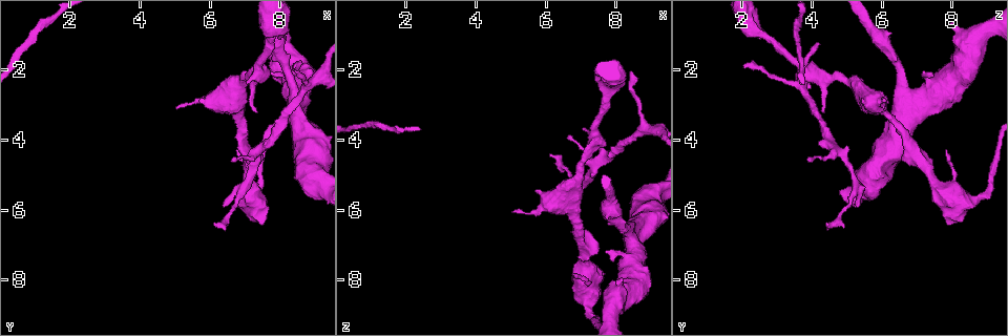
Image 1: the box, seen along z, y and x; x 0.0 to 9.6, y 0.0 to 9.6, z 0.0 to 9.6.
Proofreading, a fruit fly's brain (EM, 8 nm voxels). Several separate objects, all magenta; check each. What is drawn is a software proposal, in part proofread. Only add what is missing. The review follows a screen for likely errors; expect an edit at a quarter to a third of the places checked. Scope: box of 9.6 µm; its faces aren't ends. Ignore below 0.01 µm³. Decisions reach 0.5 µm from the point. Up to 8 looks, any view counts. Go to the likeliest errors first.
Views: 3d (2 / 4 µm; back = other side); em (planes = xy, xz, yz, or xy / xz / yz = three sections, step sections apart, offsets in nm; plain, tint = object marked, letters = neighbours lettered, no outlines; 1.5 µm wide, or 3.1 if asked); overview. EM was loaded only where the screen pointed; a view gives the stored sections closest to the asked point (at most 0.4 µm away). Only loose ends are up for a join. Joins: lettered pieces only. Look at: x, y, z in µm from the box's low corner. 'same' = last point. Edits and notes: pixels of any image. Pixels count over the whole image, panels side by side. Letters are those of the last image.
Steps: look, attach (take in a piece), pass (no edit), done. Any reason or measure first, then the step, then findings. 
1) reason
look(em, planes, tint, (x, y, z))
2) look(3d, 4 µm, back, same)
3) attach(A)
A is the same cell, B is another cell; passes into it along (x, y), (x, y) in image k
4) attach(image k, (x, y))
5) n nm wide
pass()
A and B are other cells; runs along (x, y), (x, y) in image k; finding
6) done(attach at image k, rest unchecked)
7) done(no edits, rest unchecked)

look(em, planes, tint, (7.55, 6.40, 7.95))

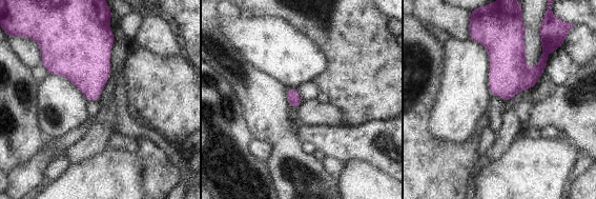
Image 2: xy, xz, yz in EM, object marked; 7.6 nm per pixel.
see the neighbours
look(em, planes, letters, same)

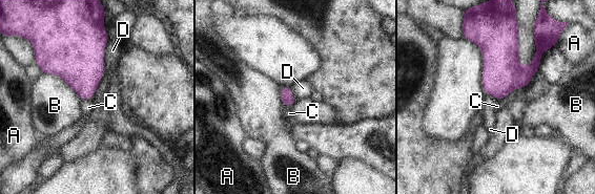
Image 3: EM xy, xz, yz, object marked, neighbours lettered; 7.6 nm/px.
D touches over 480 nm
pass()
A, B, C and D are other cells; none of them fits

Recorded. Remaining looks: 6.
an open end
look(em, planes, tint, (8.40, 1.85, 2.00))

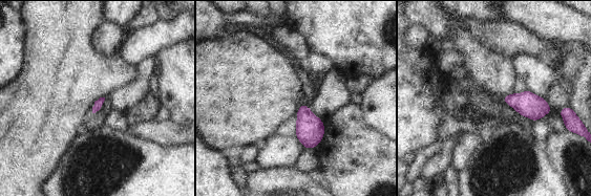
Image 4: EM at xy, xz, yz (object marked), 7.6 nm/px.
see the neighbours
look(em, planes, letters, same)

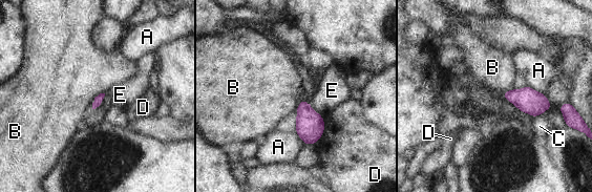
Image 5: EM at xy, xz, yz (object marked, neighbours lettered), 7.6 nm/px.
pass()
A, B, C, D and E are other cells; border along (301, 98), (294, 110) in image 5; no lettered piece goes on from it

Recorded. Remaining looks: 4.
an open end
look(em, planes, plain, (6.10, 6.45, 4.45))

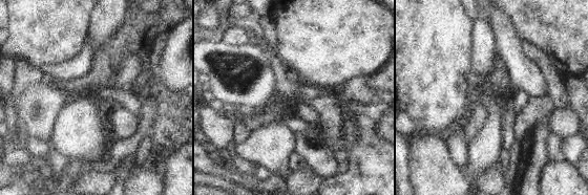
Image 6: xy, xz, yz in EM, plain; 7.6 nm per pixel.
look(em, planes, letters, same)

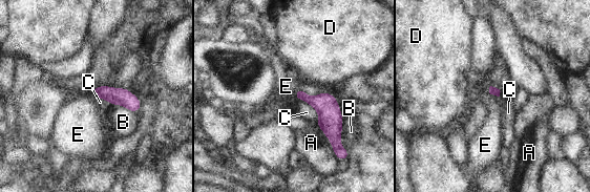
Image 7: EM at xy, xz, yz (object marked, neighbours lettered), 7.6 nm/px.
pass()
A, B, C, D and E are other cells; runs along (299, 91), (330, 118), (335, 144) in image 7; none of them fits

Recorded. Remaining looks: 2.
done(no edits, rest unchecked)

